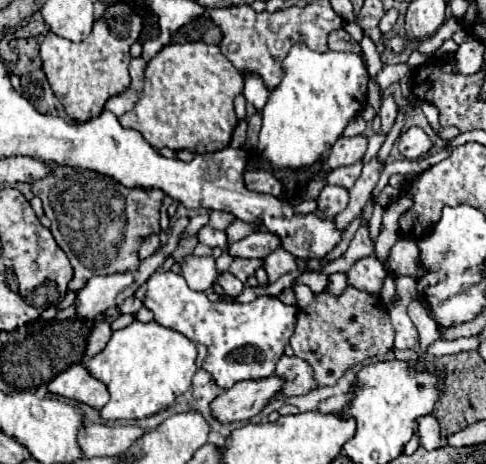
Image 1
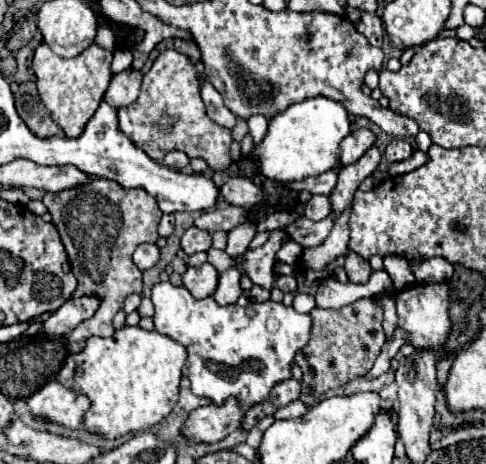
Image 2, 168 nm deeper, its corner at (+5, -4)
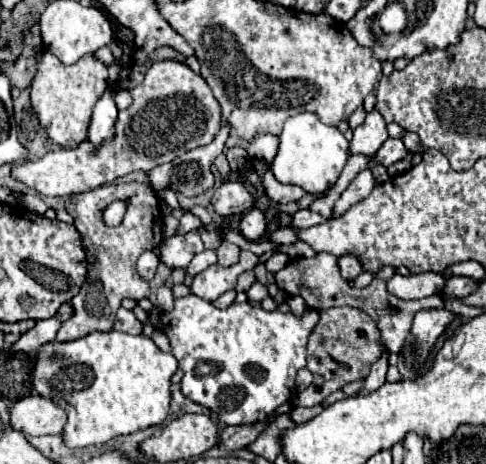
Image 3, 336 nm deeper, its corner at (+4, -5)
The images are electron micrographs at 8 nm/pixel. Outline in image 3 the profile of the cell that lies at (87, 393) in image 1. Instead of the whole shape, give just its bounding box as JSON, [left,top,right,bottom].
[10,395,66,435]

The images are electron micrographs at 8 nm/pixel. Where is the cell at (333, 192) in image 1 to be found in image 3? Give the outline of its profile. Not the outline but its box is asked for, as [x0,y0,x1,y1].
[292,209,326,229]

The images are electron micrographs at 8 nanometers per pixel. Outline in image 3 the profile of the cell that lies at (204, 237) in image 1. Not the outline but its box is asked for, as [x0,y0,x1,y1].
[160,231,204,269]

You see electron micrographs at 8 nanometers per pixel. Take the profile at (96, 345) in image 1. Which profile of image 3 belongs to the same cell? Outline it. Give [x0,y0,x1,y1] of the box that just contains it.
[56,183,164,343]

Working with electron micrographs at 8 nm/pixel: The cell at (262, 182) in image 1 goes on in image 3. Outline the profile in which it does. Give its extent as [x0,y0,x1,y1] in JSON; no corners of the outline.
[212,181,254,215]

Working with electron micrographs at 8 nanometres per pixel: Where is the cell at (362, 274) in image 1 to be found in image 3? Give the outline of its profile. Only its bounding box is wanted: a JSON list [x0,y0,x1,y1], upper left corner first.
[338,255,364,281]

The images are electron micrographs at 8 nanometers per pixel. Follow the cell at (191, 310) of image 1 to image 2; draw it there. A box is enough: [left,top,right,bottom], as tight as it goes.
[151,282,311,410]

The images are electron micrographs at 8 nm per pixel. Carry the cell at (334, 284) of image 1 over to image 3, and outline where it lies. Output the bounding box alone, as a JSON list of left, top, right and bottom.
[386,273,446,299]

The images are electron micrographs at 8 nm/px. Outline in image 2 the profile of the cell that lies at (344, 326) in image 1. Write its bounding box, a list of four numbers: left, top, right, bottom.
[297,298,385,406]

